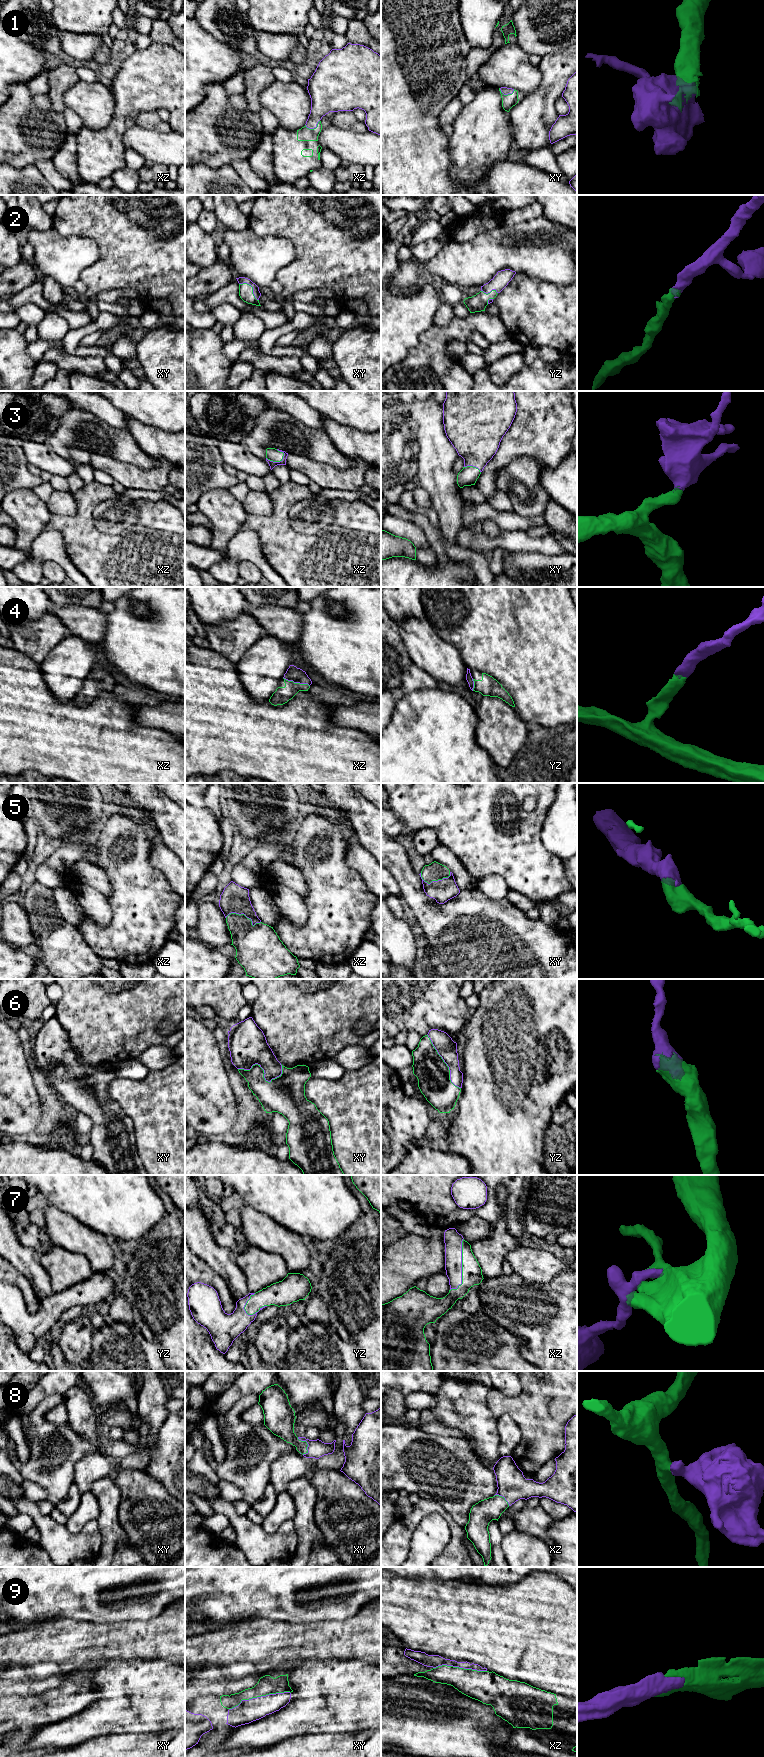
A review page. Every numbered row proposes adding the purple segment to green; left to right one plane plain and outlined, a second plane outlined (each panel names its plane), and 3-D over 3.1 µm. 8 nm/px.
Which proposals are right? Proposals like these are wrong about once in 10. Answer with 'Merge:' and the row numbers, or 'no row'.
Merge: 1, 2, 3, 4, 5, 6, 7, 8, 9

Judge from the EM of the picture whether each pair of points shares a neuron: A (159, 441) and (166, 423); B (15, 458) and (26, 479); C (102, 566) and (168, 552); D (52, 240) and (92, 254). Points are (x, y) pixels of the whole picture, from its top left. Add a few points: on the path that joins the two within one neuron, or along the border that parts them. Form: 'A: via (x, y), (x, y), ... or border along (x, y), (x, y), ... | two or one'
A: border along (141, 422), (174, 432) | two
B: via (15, 463), (15, 468), (21, 474) | one
C: via (118, 566), (133, 566), (147, 552), (152, 552) | one
D: via (62, 250), (65, 253), (82, 253) | one

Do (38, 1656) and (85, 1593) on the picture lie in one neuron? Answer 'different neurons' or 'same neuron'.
different neurons

